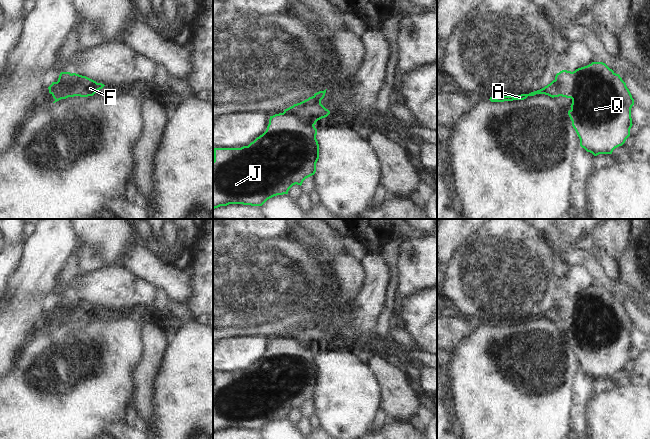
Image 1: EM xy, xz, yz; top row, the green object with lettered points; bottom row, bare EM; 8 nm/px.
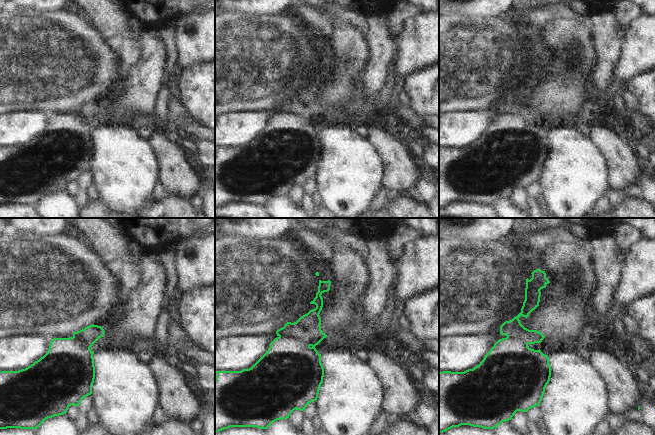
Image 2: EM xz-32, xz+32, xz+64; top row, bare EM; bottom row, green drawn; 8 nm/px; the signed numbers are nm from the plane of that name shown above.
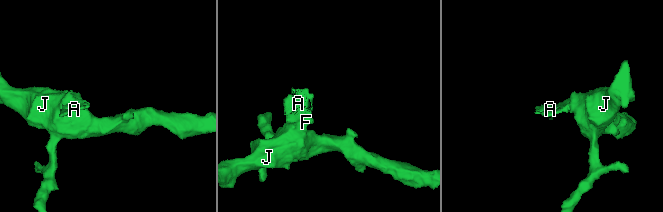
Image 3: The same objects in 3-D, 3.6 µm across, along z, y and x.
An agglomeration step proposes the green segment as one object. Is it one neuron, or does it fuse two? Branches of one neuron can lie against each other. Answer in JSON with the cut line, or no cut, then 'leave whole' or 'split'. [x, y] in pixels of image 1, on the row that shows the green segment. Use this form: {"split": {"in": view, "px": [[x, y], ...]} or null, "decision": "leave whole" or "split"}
{"split": {"in": "xz", "px": [[283, 112], [295, 113], [313, 126]]}, "decision": "split"}

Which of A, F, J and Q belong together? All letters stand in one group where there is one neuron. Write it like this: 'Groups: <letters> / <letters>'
Groups: A F / J Q

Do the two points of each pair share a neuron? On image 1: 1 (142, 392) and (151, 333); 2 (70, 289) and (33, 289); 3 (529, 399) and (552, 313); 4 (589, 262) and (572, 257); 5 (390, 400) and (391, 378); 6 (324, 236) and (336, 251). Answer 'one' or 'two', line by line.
1: one
2: two
3: two
4: one
5: one
6: one

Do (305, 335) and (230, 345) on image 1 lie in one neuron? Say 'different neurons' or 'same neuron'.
different neurons

